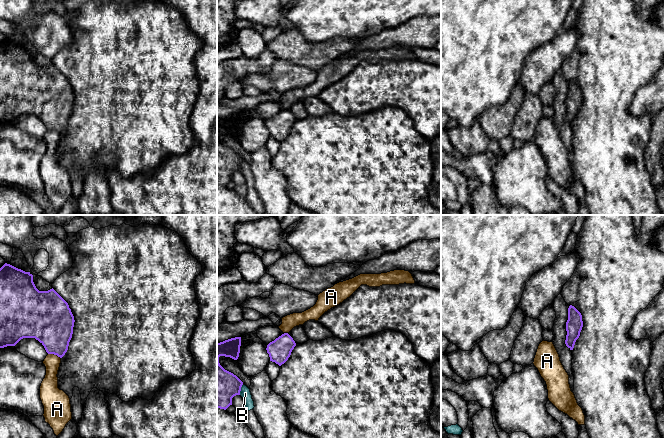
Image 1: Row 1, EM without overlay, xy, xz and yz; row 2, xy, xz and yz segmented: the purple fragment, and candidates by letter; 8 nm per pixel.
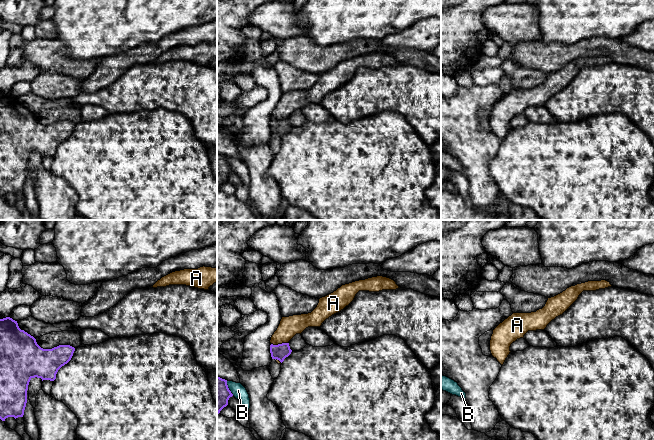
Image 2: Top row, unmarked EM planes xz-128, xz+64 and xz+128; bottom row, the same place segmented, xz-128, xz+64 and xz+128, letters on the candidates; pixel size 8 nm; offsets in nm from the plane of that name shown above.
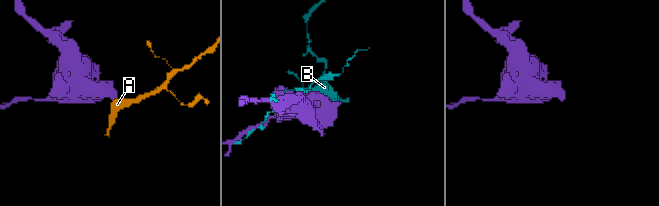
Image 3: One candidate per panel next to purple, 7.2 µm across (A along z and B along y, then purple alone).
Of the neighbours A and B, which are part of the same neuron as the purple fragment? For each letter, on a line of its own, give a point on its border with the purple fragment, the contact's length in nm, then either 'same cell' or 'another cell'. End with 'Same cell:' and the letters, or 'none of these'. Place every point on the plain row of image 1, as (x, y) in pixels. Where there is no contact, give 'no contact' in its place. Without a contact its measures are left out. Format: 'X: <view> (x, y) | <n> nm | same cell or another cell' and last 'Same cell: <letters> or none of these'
A: xy (54, 130) | 110 nm | another cell
B: xz (240, 165) | 90 nm | another cell
Same cell: none of these

